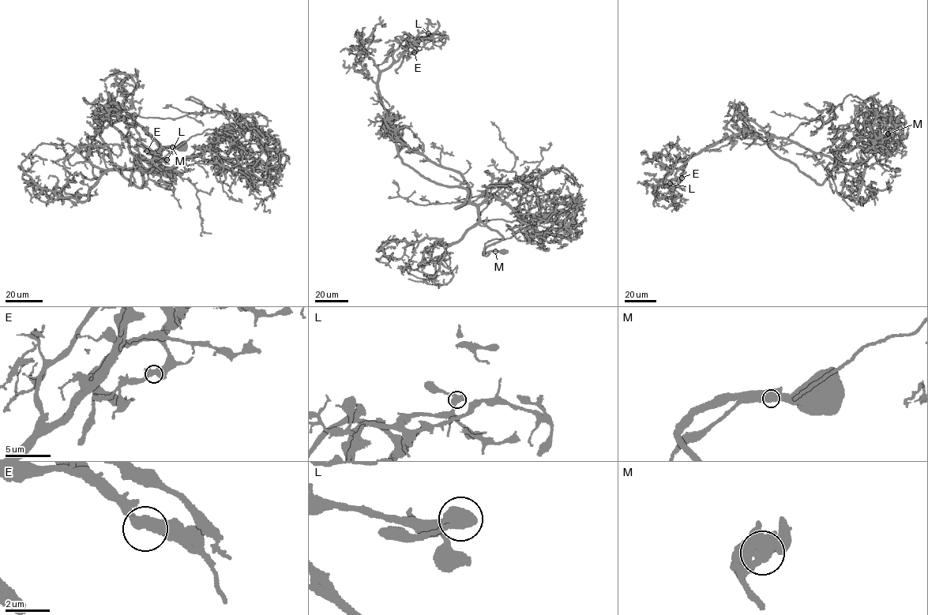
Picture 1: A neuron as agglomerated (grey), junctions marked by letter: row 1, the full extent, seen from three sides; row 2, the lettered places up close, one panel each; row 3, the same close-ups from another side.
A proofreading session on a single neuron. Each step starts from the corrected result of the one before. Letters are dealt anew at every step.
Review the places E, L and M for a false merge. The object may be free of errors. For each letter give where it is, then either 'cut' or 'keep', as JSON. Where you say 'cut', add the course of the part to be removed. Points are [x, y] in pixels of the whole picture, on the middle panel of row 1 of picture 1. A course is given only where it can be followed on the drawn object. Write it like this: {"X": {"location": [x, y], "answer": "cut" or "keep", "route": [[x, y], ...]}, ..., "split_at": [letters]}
{"E": {"location": [414, 52], "answer": "keep"}, "L": {"location": [428, 33], "answer": "keep"}, "M": {"location": [495, 251], "answer": "cut", "route": [[495, 251], [485, 256], [488, 241], [561, 212], [478, 221], [490, 193], [415, 204], [393, 180]]}, "split_at": ["M"]}

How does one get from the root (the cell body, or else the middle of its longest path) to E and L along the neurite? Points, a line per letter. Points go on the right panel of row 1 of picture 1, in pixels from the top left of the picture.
E: (892, 130), (881, 152), (854, 163), (839, 163), (786, 139), (734, 134), (692, 155), (666, 178), (681, 178)
L: (892, 130), (881, 152), (854, 163), (839, 163), (786, 139), (734, 134), (692, 155), (681, 179), (670, 183)

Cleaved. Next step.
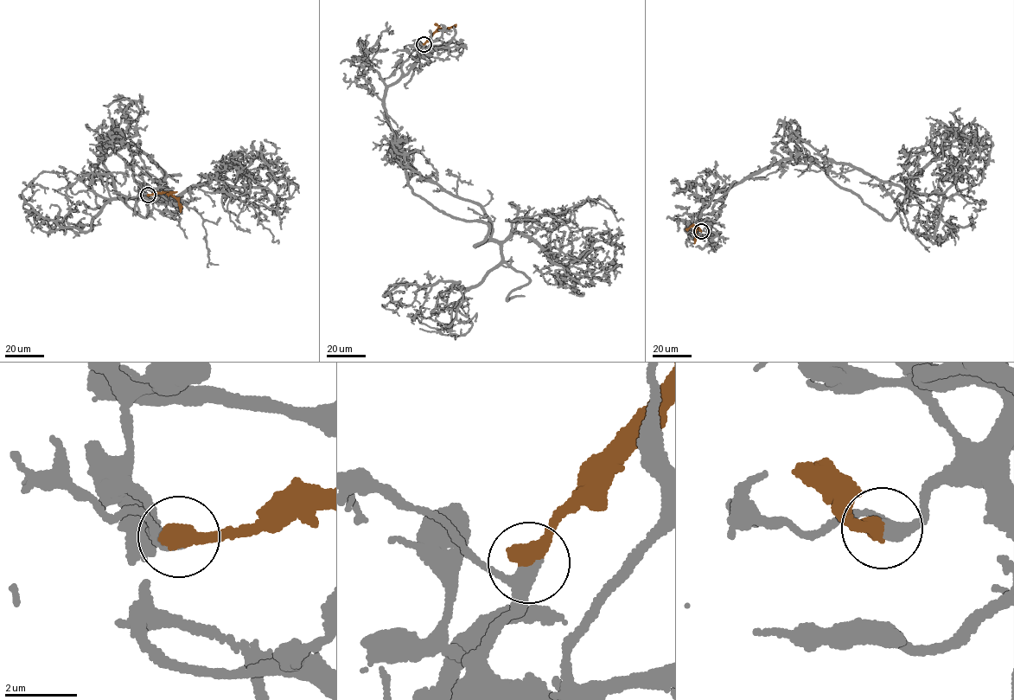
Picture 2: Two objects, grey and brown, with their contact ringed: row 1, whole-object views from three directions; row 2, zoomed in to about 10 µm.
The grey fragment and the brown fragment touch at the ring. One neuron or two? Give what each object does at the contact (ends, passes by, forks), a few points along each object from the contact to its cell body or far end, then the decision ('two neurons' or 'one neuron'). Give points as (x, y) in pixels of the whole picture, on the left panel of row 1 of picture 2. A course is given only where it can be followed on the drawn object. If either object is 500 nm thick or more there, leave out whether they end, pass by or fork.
grey runs (148, 195), (118, 132), (162, 169), (157, 201), (111, 200), (84, 231), (24, 200), (68, 177); brown runs (148, 195), (168, 193), (178, 200), (181, 211); one neuron

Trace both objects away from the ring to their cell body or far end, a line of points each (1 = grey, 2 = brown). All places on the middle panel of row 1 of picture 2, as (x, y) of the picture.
1: (424, 44), (387, 88), (388, 120), (409, 167), (480, 206), (501, 260), (467, 288), (382, 296), (415, 282)
2: (424, 44), (432, 34), (455, 24)

